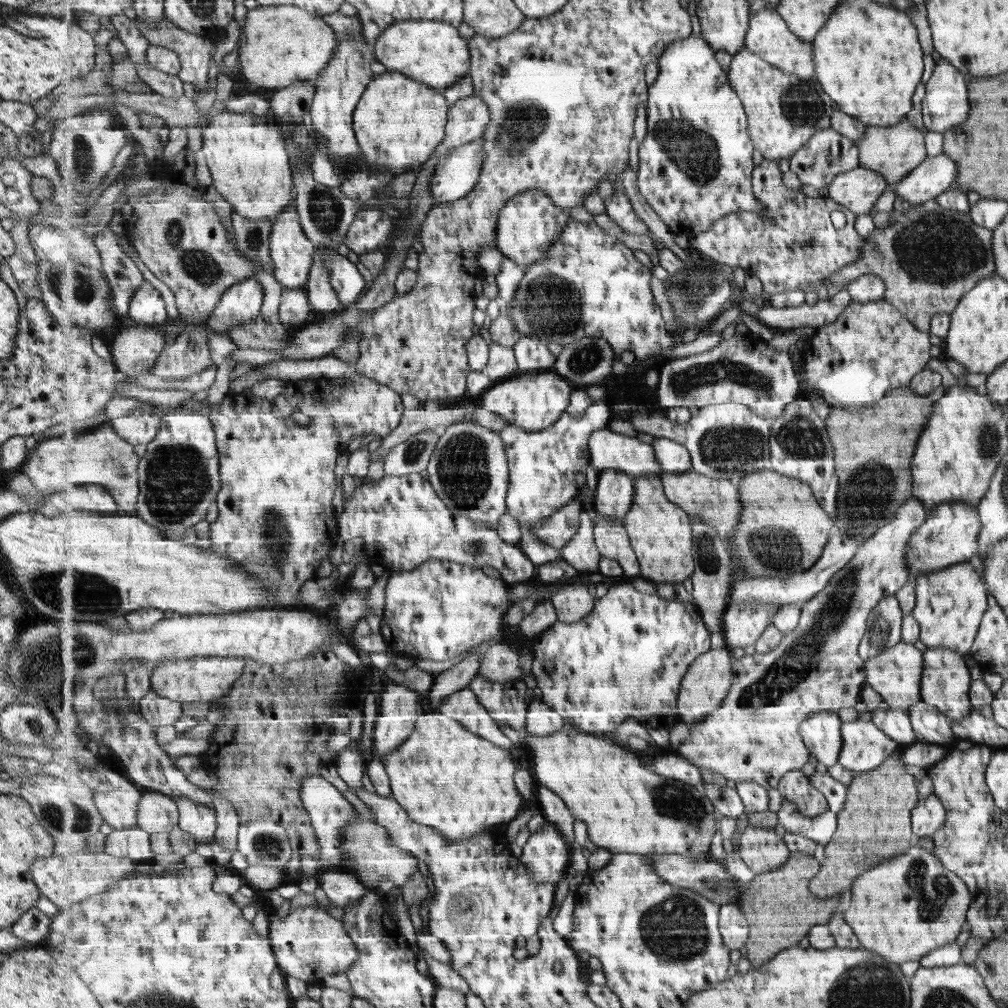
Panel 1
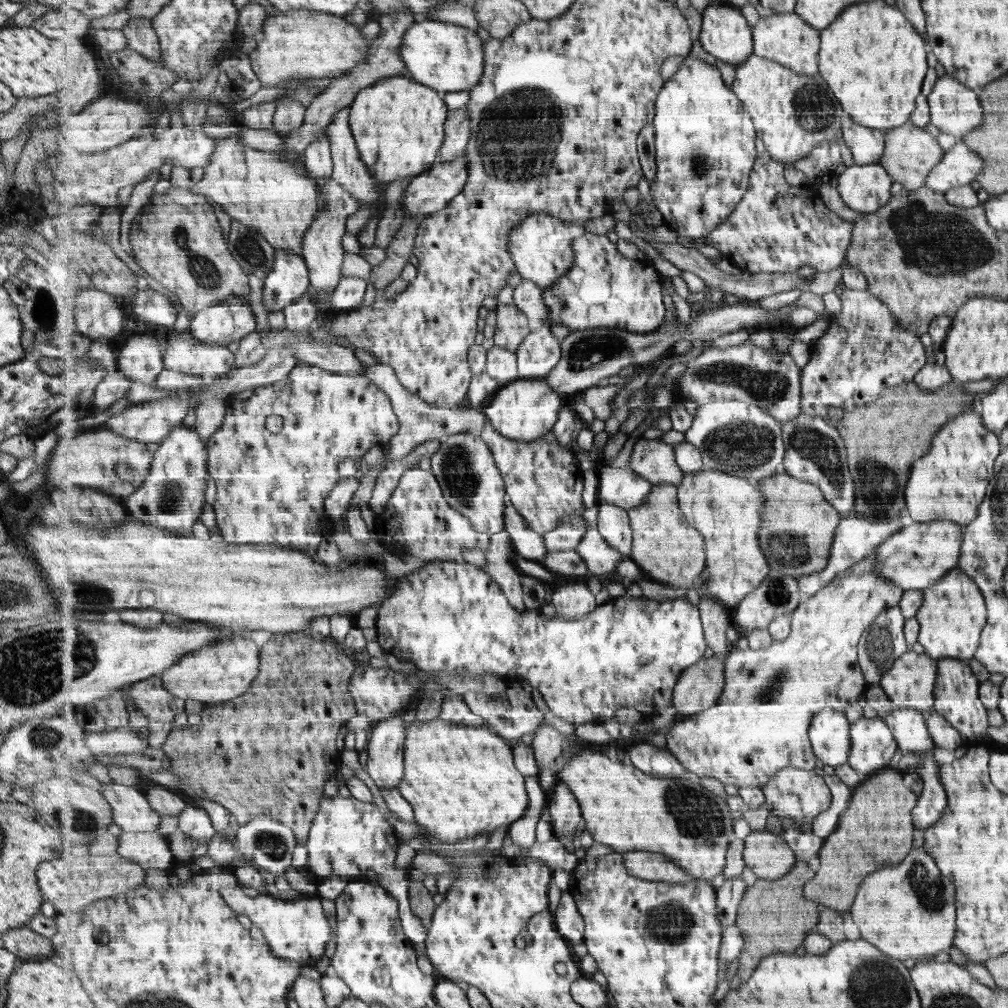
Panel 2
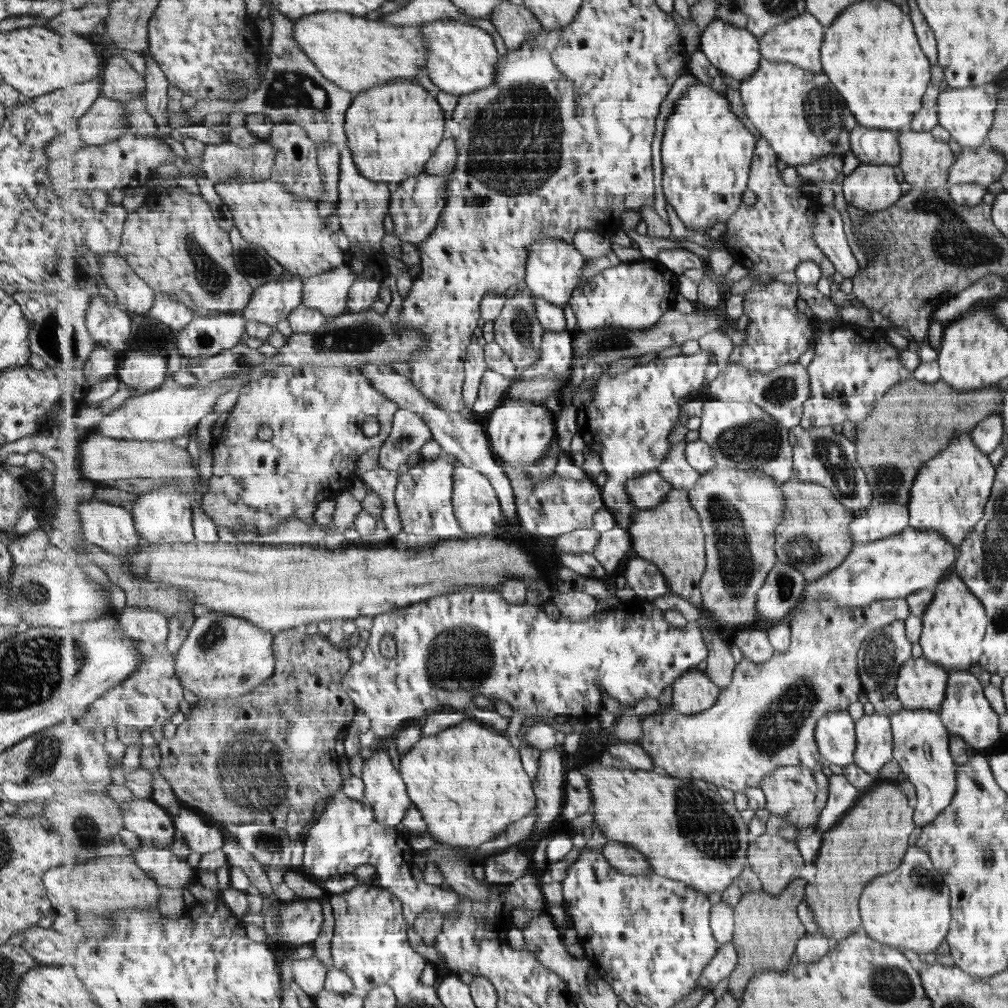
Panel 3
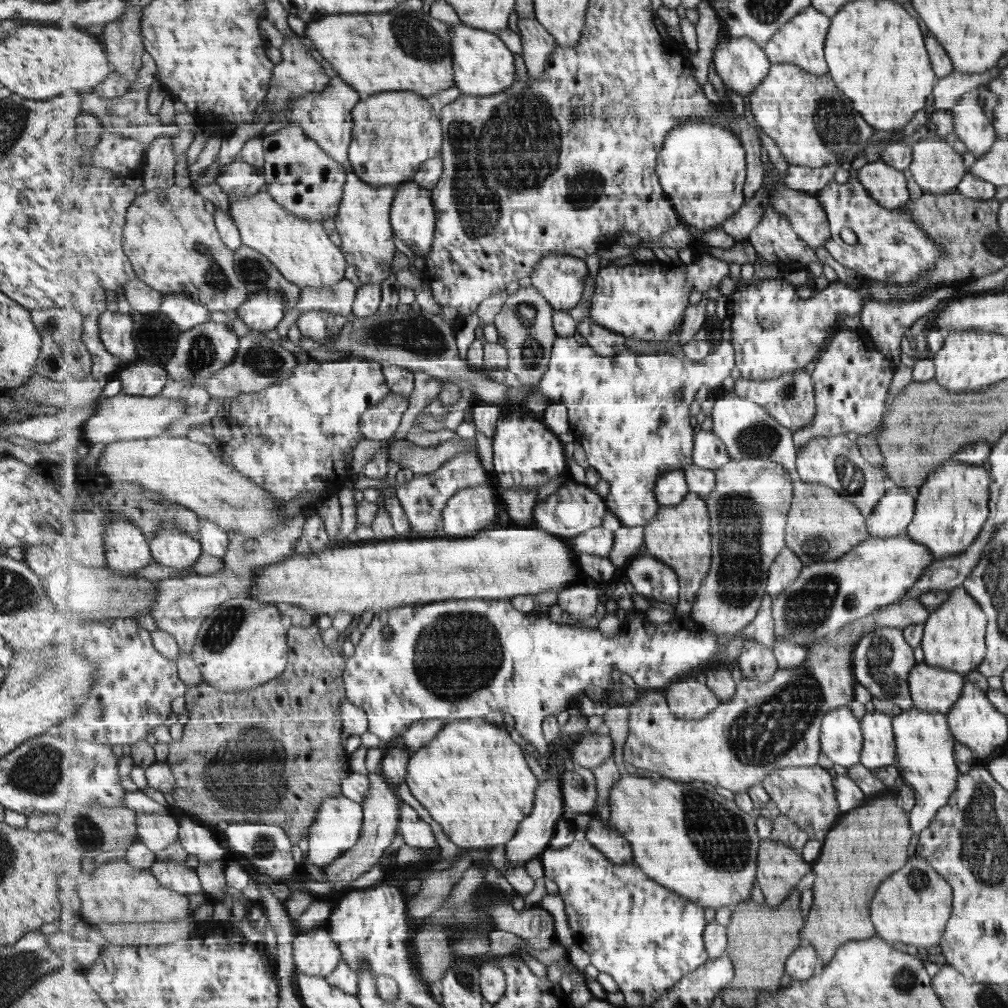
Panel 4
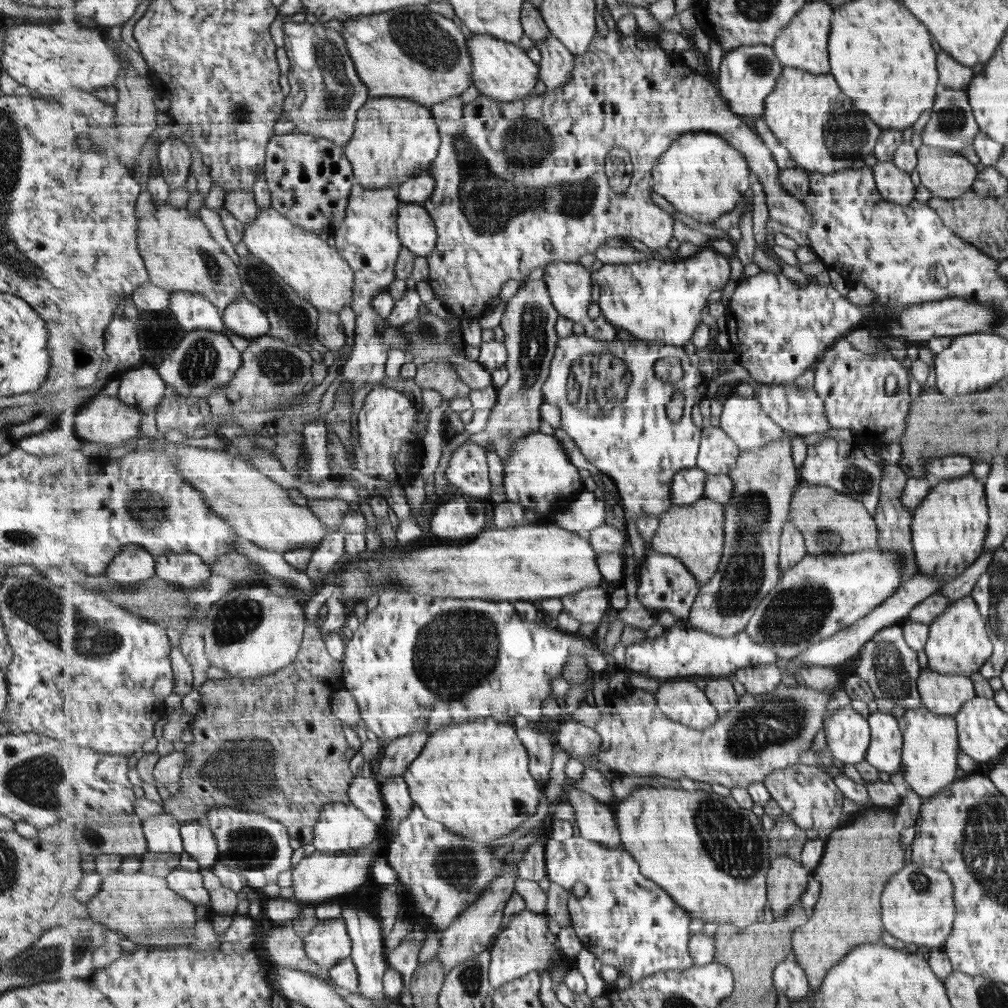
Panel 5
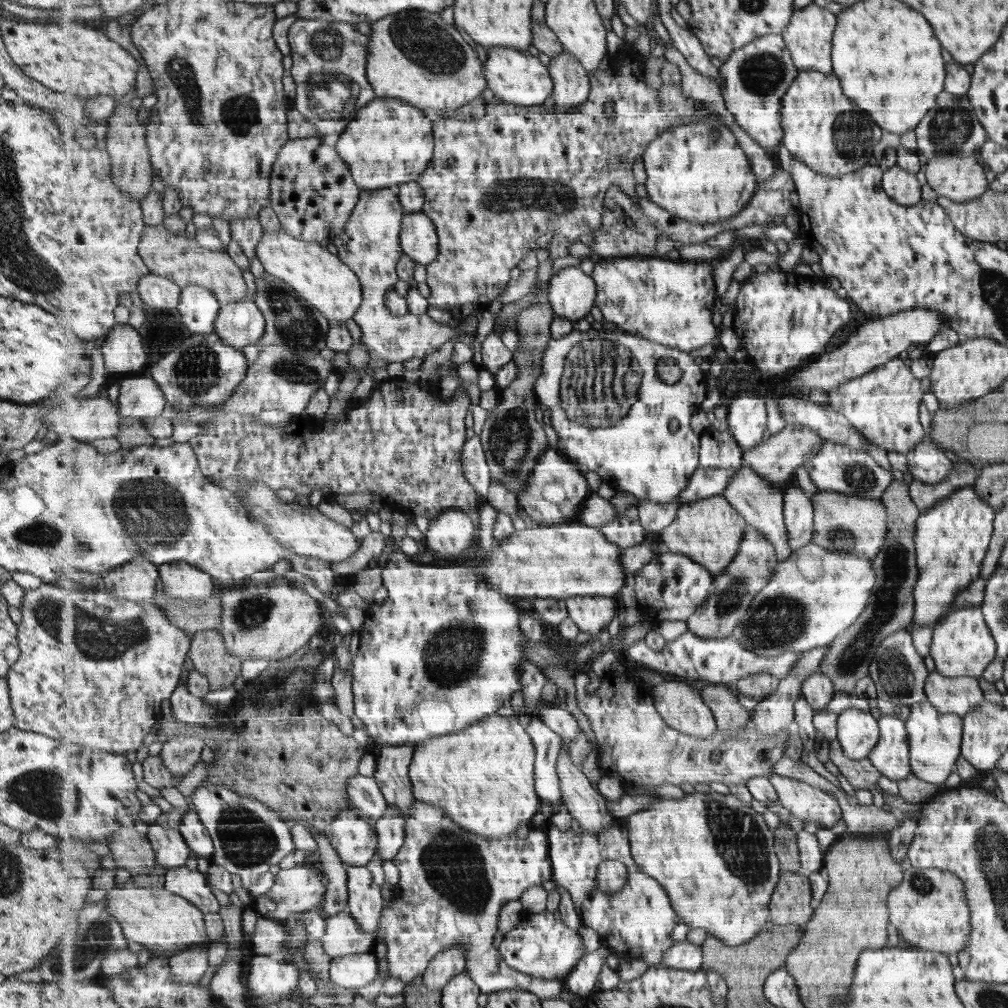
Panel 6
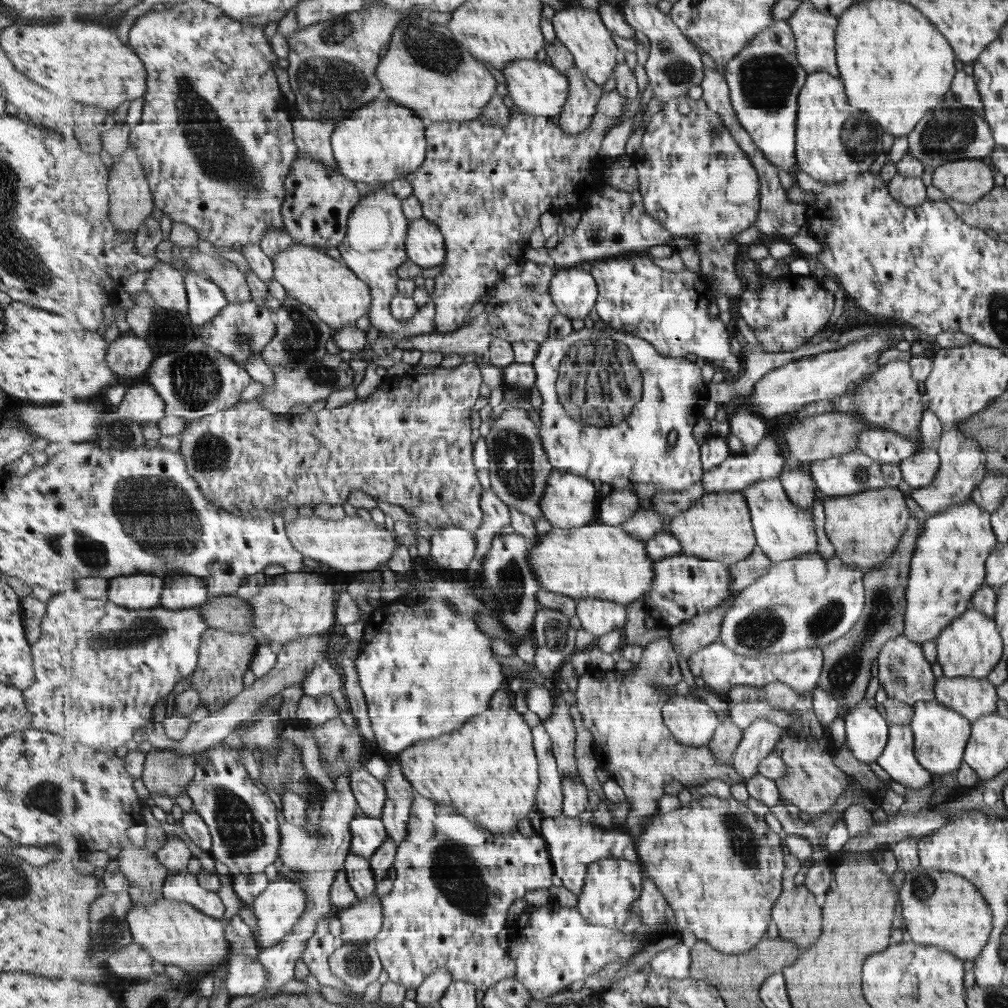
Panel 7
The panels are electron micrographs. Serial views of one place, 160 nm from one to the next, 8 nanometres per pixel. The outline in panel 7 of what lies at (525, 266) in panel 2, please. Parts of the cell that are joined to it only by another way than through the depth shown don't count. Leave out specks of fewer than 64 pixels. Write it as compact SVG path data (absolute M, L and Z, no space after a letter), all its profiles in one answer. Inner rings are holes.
M578 266L559 270L550 284L550 295L554 304L560 314L570 319L585 320L596 310L599 294L595 277Z

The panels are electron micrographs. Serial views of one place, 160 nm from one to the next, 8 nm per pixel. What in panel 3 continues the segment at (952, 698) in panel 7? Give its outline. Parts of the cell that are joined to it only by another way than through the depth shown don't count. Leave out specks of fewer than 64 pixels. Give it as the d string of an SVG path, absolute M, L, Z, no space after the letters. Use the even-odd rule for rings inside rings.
M922 656L910 658L898 672L896 696L904 709L937 712L946 696L949 672Z

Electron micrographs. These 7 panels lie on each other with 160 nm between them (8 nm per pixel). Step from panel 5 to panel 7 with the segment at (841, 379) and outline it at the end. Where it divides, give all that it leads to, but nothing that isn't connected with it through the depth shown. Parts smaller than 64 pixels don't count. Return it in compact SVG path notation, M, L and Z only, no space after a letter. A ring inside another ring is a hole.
M896 359L883 364L869 380L863 381L858 386L852 399L854 400L853 413L866 420L873 428L896 432L907 440L922 445L918 426L922 420L923 402L919 398L915 379L911 378L909 363Z

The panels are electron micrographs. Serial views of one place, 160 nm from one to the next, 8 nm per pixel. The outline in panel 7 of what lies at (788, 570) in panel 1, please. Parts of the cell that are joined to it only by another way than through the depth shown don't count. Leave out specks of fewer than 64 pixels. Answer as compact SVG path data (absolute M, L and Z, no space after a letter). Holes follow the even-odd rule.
M897 487L879 488L856 495L825 497L825 531L835 556L863 572L890 559L907 530L907 502Z

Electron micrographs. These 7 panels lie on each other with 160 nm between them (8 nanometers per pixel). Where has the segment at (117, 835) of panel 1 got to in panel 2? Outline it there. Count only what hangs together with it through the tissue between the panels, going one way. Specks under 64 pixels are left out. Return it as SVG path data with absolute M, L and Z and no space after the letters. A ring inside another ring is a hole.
M123 831L118 840L117 855L133 863L146 868L158 868L171 873L173 868L179 863L171 851L169 838L162 837L158 832L125 832Z

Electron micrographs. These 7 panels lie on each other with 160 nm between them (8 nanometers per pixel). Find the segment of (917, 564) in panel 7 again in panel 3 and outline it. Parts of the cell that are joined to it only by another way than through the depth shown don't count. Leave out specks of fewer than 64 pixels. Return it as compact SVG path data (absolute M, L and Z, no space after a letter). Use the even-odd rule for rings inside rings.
M959 433L918 470L906 504L909 511L908 526L919 530L934 530L954 547L958 547L985 514L986 500L992 493L994 476L987 454L976 447L970 433Z

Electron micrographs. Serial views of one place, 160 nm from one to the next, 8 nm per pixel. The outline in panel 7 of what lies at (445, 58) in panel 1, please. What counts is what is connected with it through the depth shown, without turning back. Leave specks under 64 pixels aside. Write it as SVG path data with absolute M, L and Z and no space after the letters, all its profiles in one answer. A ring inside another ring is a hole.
M519 59L501 70L506 78L508 94L521 112L530 115L546 117L560 116L564 104L567 102L570 91L570 79L560 70L557 70L548 60Z

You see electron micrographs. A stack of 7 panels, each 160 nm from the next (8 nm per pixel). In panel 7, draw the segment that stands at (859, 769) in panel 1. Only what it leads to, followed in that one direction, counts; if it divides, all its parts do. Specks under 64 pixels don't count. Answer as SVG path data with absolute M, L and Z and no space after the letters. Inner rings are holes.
M890 724L887 748L878 764L889 774L890 779L908 789L921 790L932 778L915 758L913 731L907 726Z

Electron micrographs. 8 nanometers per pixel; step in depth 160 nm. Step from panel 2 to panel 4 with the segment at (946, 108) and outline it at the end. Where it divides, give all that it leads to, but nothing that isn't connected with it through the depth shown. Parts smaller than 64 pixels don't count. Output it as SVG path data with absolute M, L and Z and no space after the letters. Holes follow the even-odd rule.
M975 90L963 93L950 108L950 113L953 130L965 145L966 151L975 159L985 154L996 139L996 134L983 109L978 105Z

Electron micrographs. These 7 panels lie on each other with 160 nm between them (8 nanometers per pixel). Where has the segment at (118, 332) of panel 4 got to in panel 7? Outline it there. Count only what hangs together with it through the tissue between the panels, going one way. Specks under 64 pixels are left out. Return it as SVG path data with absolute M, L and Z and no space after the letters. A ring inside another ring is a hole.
M125 334L120 335L108 346L106 359L115 375L127 376L127 378L145 376L143 378L145 380L153 360L155 360L155 354L153 354L153 350L151 350L151 346L147 344L145 338L137 337L135 334Z

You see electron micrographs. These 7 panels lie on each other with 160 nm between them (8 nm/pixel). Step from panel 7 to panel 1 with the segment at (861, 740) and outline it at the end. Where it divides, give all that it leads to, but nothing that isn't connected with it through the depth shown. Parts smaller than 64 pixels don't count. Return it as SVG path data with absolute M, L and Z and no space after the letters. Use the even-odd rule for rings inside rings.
M833 711L811 714L801 725L801 735L809 751L829 768L835 766L843 750L843 724Z

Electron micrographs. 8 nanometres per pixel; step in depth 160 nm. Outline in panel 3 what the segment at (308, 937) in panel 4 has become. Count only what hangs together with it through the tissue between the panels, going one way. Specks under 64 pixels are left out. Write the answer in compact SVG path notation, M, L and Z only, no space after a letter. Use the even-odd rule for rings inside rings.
M312 956L305 960L293 961L292 972L296 983L314 999L324 990L329 970L323 966L319 958Z

